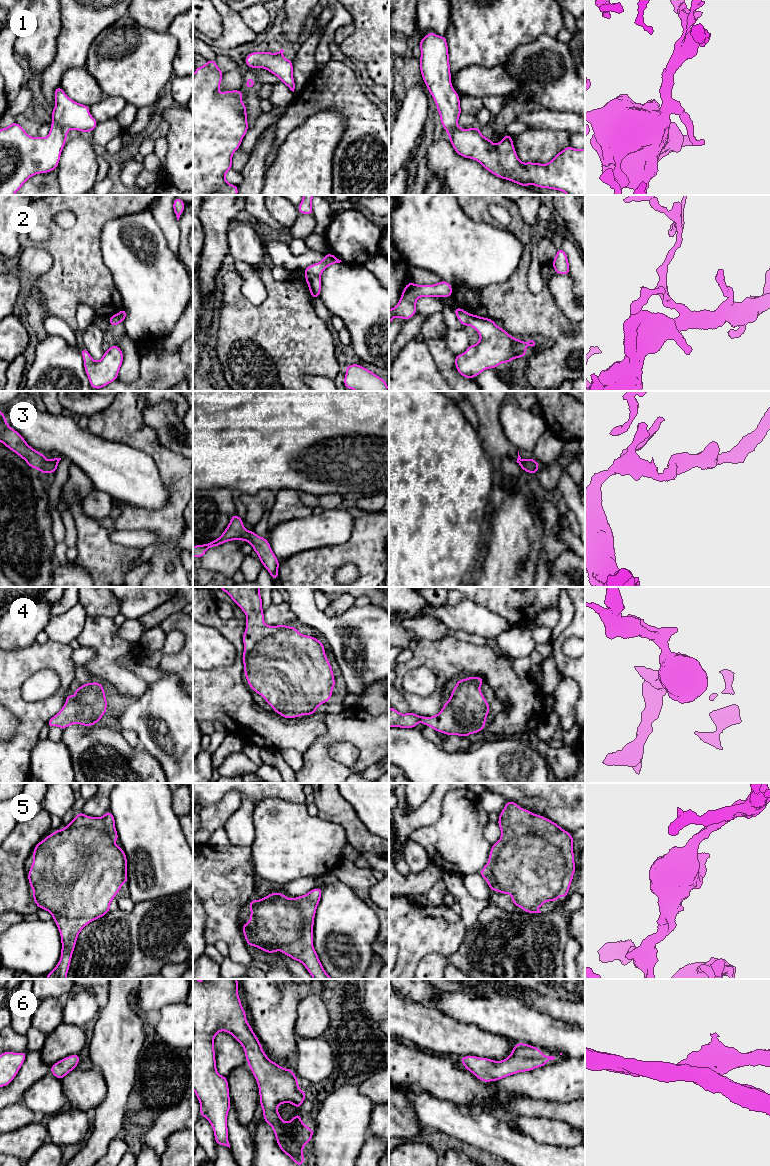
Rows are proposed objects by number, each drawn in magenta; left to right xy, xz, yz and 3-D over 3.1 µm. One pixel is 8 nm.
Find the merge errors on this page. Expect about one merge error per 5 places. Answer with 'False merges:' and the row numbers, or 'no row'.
False merges: 2

